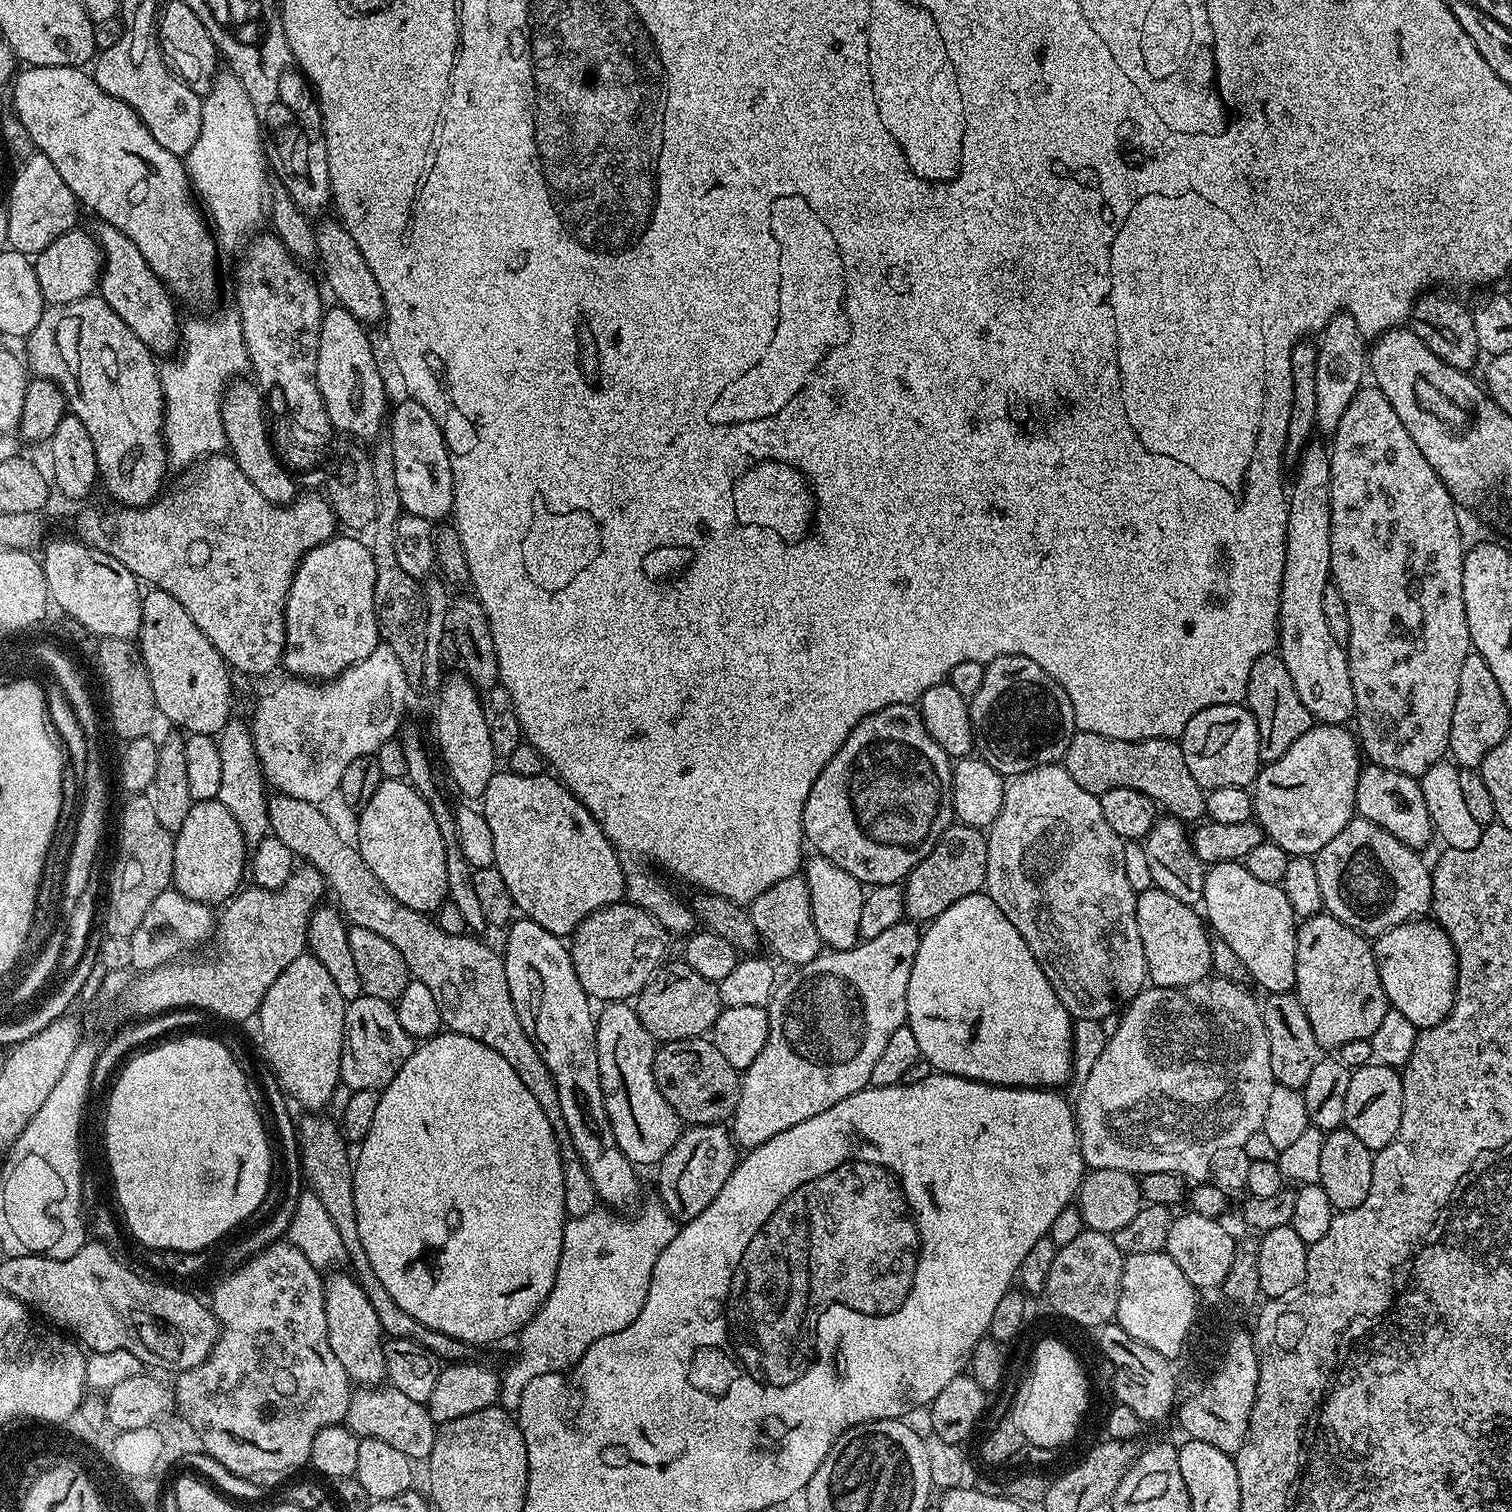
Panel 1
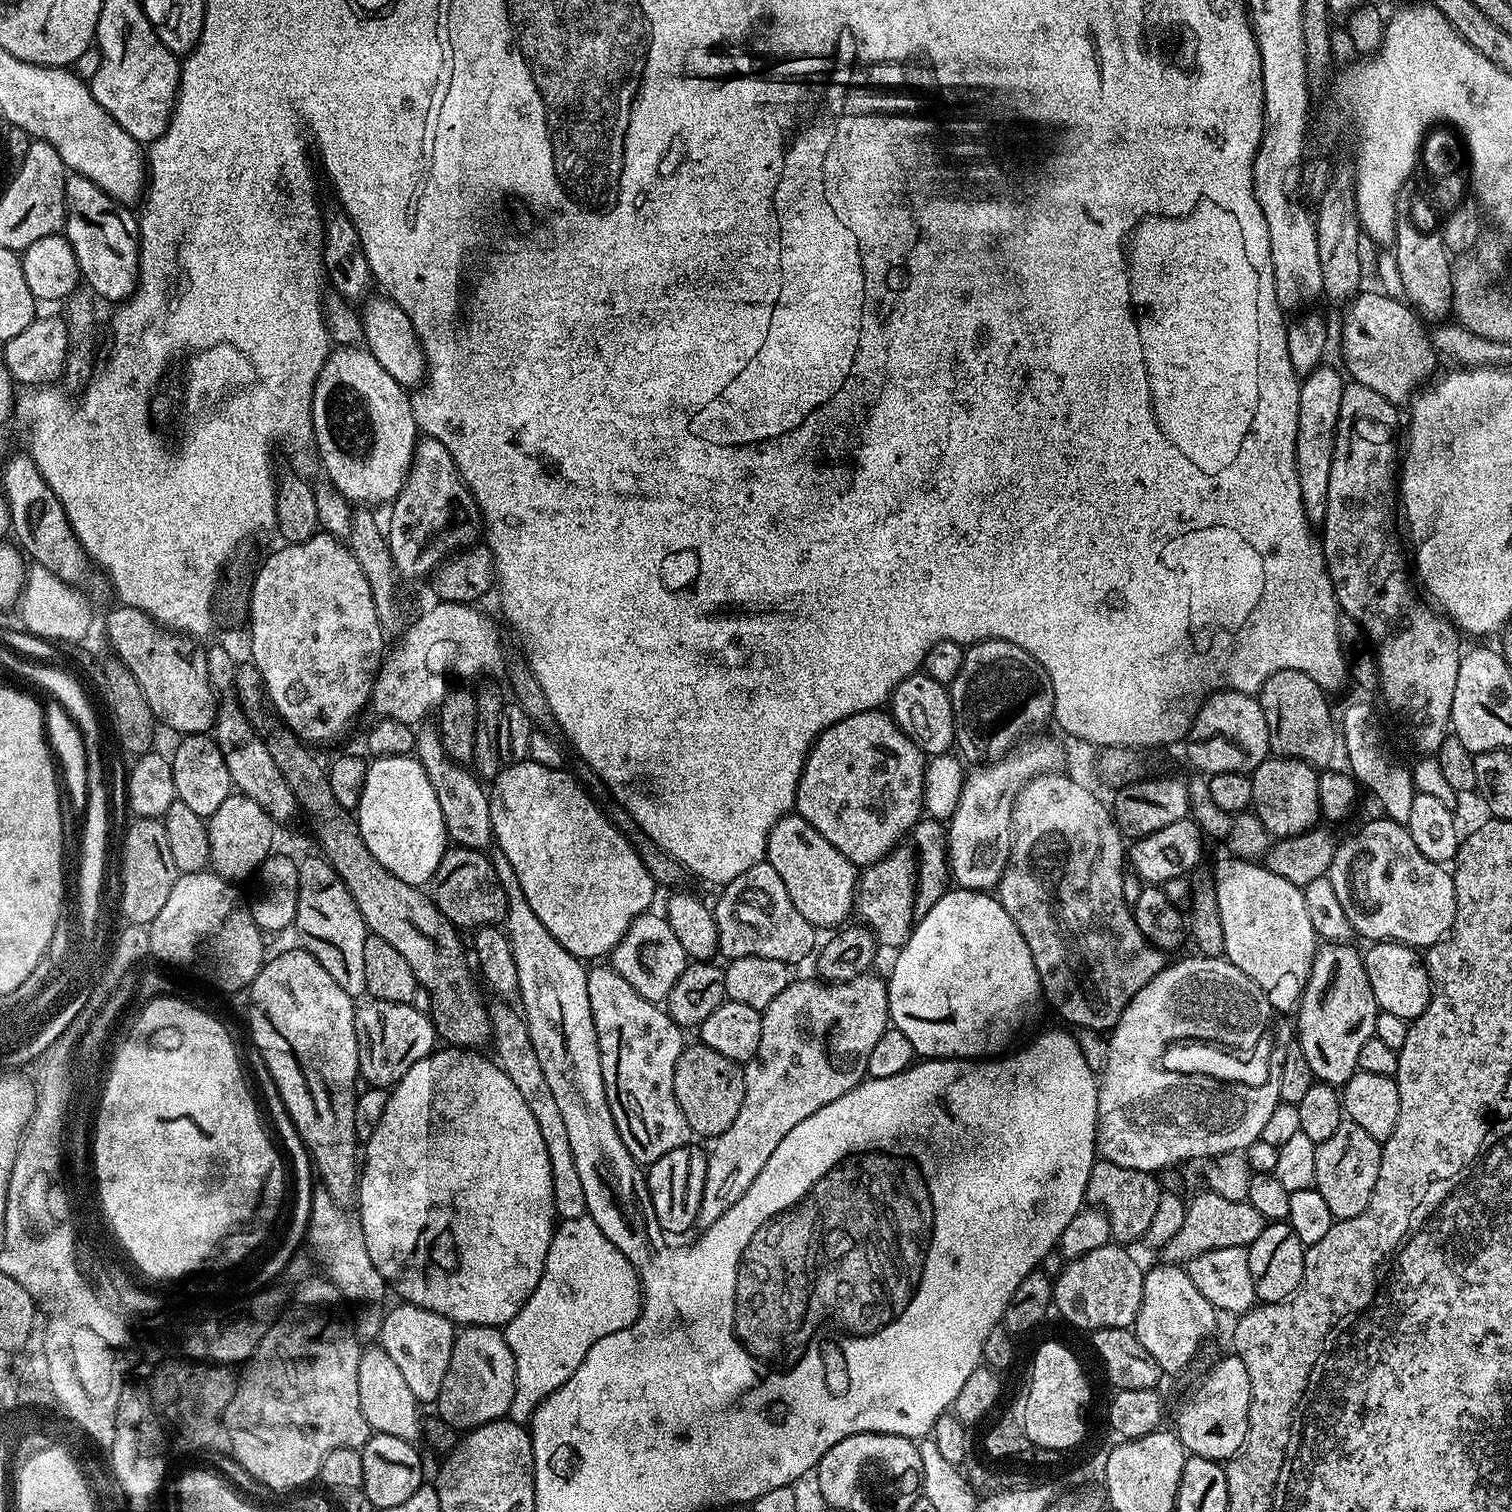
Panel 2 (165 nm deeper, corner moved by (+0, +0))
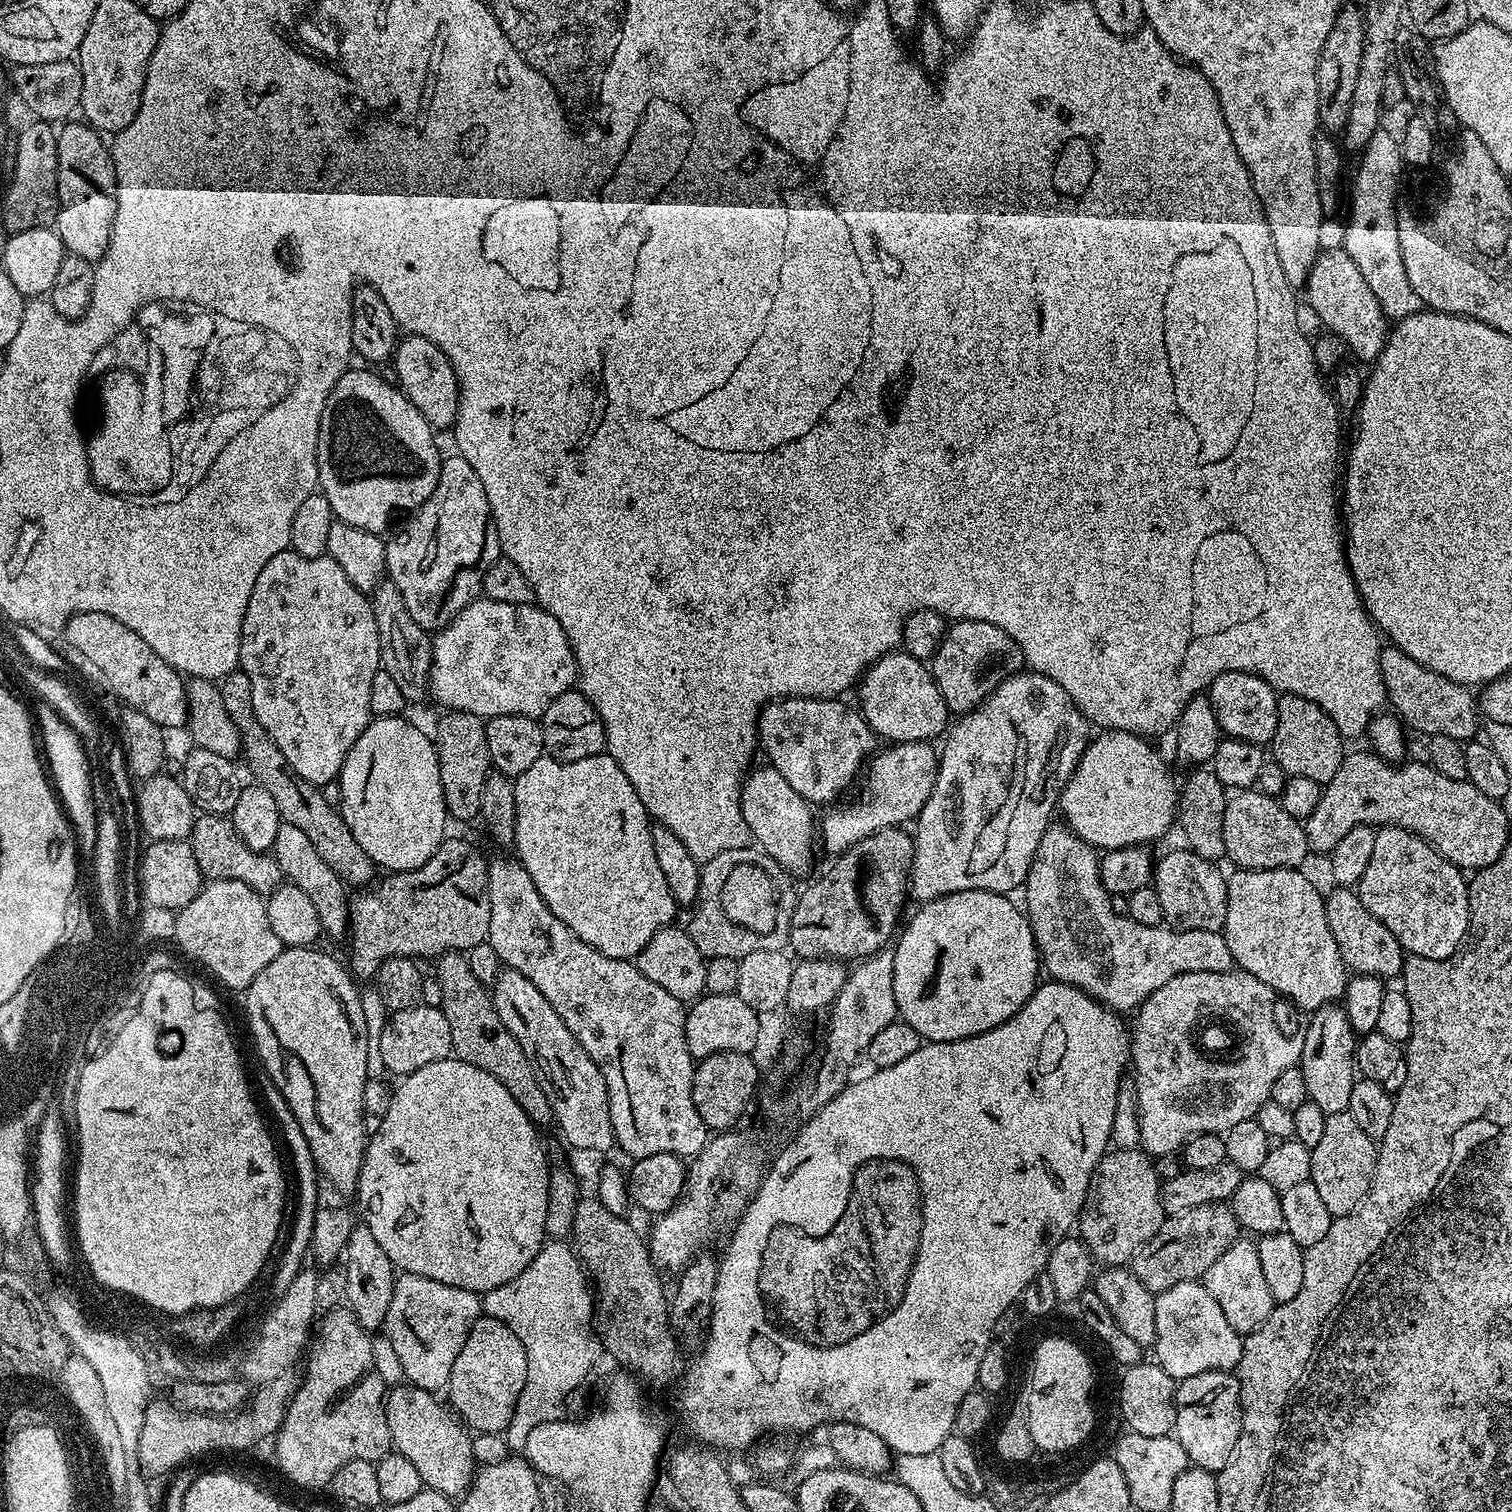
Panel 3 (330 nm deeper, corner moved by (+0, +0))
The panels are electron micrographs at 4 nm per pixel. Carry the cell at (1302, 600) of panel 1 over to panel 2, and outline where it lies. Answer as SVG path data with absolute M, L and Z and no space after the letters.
M1325 362L1303 377L1298 398L1298 442L1296 469L1298 484L1302 486L1302 502L1309 520L1323 521L1330 490L1330 462L1334 462L1334 442L1338 426L1338 409L1342 407L1345 377L1339 367L1331 368Z

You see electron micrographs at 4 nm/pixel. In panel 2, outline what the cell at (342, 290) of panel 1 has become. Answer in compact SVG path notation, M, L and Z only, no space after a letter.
M372 294L363 301L359 309L361 325L364 328L364 341L370 354L378 358L382 370L394 378L404 389L412 390L423 385L428 374L428 363L426 354L422 350L422 342L414 330L414 322L406 318L406 310L393 302L387 294Z

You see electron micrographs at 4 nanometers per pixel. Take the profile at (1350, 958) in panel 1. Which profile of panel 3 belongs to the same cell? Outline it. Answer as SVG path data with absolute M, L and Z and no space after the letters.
M1326 1004L1311 1013L1308 1029L1302 1032L1304 1045L1298 1067L1302 1070L1302 1078L1306 1078L1308 1099L1325 1114L1333 1116L1348 1111L1350 1090L1354 1090L1358 1079L1356 1071L1357 1033L1352 1027L1343 1007Z

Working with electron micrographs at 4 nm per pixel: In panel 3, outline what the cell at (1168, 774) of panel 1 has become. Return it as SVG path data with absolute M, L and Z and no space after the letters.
M1259 790L1237 791L1227 801L1222 838L1225 839L1224 856L1232 859L1236 863L1235 867L1240 870L1299 869L1300 863L1310 856L1303 823L1286 814L1277 797L1267 796Z

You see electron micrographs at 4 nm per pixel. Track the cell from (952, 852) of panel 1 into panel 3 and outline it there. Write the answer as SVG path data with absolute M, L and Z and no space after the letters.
M893 826L862 838L853 848L837 855L833 859L836 861L809 888L799 893L788 931L788 944L793 953L797 952L797 957L805 960L828 957L841 962L859 962L881 951L887 945L884 943L893 939L892 927L901 923L904 899L907 901L910 896L913 837L909 833L907 836L904 831L903 827Z

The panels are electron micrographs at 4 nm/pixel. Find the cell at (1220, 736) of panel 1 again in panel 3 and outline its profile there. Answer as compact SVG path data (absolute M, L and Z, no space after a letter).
M1223 672L1208 685L1206 695L1214 706L1220 731L1225 737L1271 745L1274 730L1278 730L1278 693L1264 679L1249 672Z

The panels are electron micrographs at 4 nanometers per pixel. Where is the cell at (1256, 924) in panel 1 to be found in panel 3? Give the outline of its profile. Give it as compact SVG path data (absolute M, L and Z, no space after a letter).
M1245 868L1243 870L1233 871L1233 873L1233 876L1229 875L1227 877L1228 897L1226 898L1226 922L1222 929L1224 937L1226 938L1226 946L1230 946L1233 965L1235 965L1239 971L1254 974L1254 978L1258 978L1258 982L1266 982L1266 986L1270 986L1274 989L1283 999L1285 996L1286 999L1293 1000L1298 1007L1305 1008L1305 1013L1311 1014L1326 1004L1336 1004L1344 995L1344 987L1348 984L1350 970L1344 965L1342 954L1338 954L1338 942L1334 942L1334 934L1330 934L1330 926L1326 923L1326 906L1324 905L1322 892L1319 892L1319 890L1303 876L1303 871L1295 868L1271 868L1270 870Z

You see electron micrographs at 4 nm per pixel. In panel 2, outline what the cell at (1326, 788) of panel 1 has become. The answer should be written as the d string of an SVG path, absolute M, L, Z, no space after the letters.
M1270 756L1251 774L1252 810L1266 826L1269 835L1277 839L1294 837L1315 827L1320 818L1317 800L1318 774L1304 760L1289 760Z

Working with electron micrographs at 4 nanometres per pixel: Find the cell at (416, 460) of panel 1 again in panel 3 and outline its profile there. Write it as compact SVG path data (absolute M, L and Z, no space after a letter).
M462 454L445 455L440 462L438 486L434 494L407 517L404 529L397 536L389 535L385 543L385 566L387 579L398 586L410 618L418 622L425 630L439 630L481 595L484 575L495 560L501 559L500 539L496 533L496 524L492 521L490 502L486 502L486 490L482 490L482 478L474 474L474 466L466 462Z

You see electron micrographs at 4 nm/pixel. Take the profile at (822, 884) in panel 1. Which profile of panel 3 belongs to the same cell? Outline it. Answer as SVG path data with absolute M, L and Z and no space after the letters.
M755 767L742 782L740 792L742 818L746 822L751 839L761 852L765 852L779 868L784 869L785 873L793 877L804 876L811 870L812 863L816 860L813 805L803 800L798 790L794 790L794 786L790 786L790 782L786 782L786 778L782 778L782 774L778 774L776 768L763 767Z

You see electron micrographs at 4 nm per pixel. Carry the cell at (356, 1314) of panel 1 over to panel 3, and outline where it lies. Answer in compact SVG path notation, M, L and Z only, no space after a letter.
M407 1382L389 1387L384 1398L386 1422L390 1426L393 1449L401 1452L418 1469L425 1489L459 1498L472 1485L472 1442L465 1425L457 1422L453 1413L436 1400L439 1399L433 1393Z

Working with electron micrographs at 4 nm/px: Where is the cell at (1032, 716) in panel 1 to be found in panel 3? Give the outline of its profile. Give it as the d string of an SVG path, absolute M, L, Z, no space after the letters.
M958 620L947 625L930 667L949 713L963 714L973 712L1007 676L1021 671L1025 662L1022 650L1006 630L990 626L990 622Z

